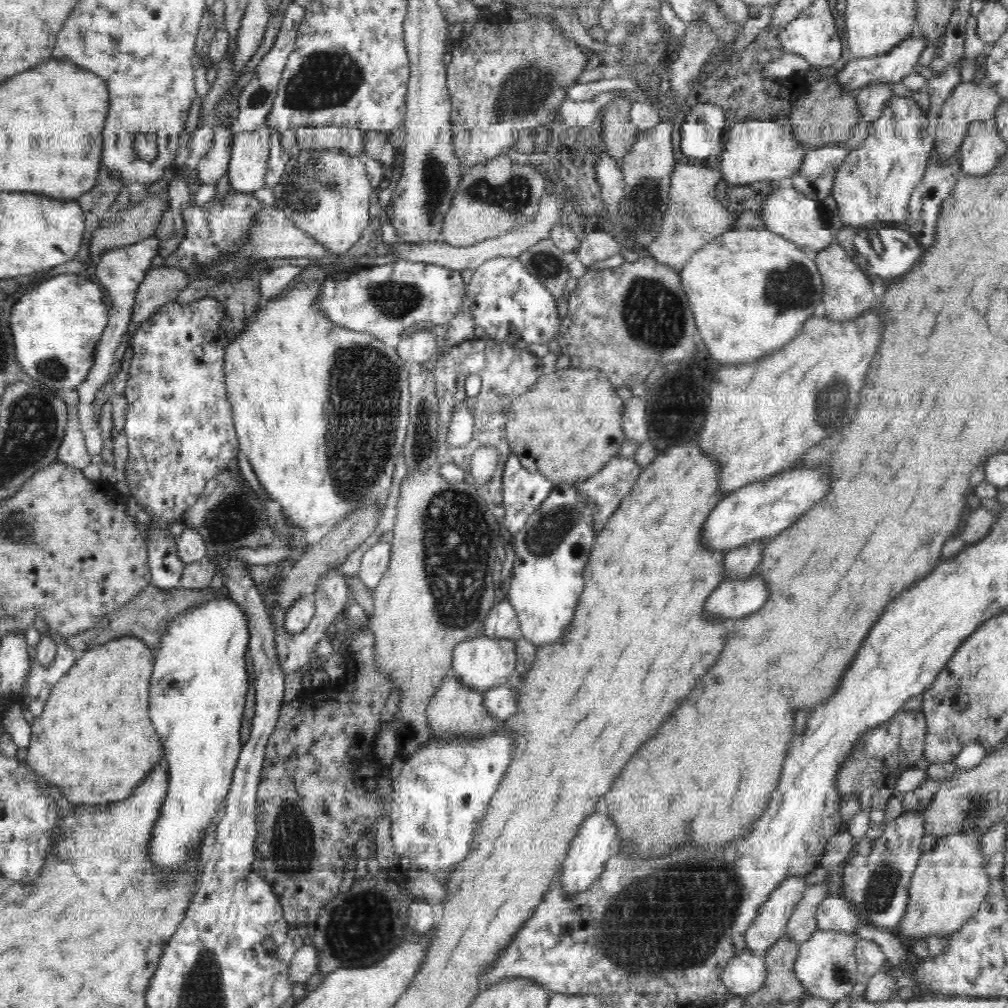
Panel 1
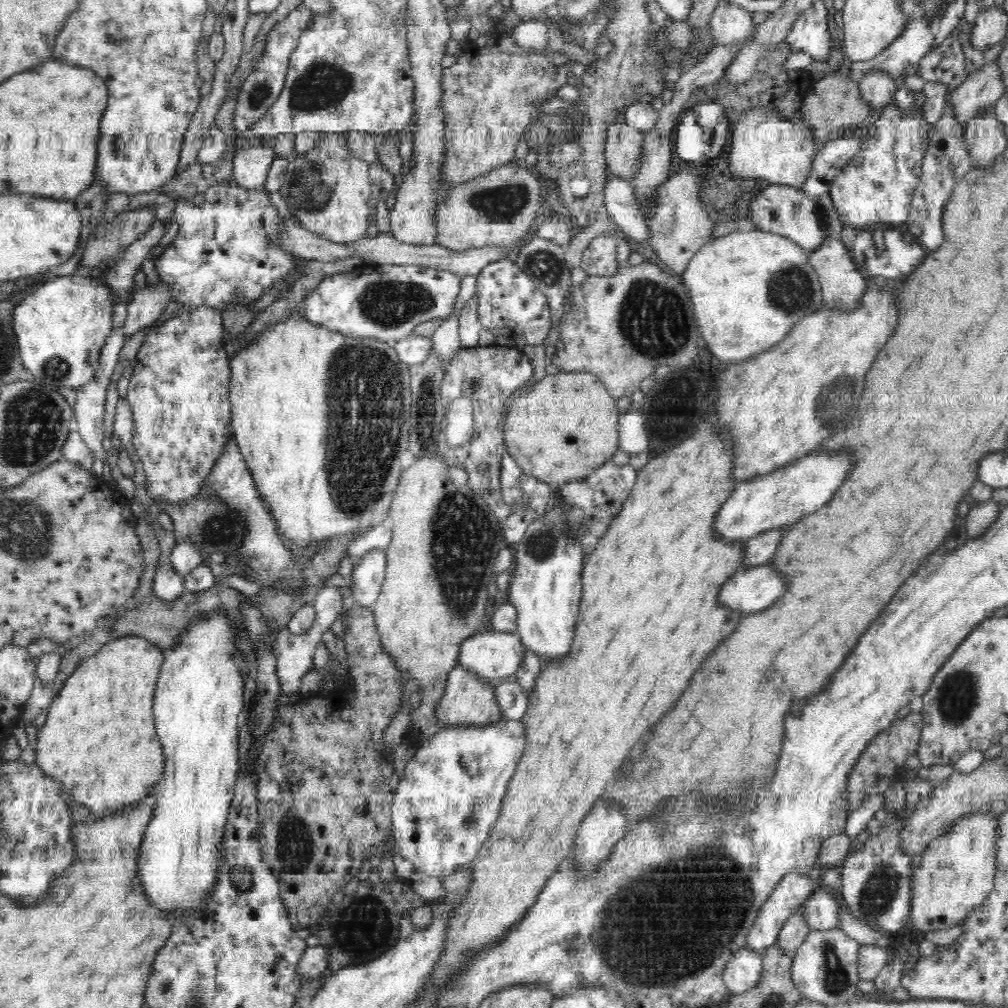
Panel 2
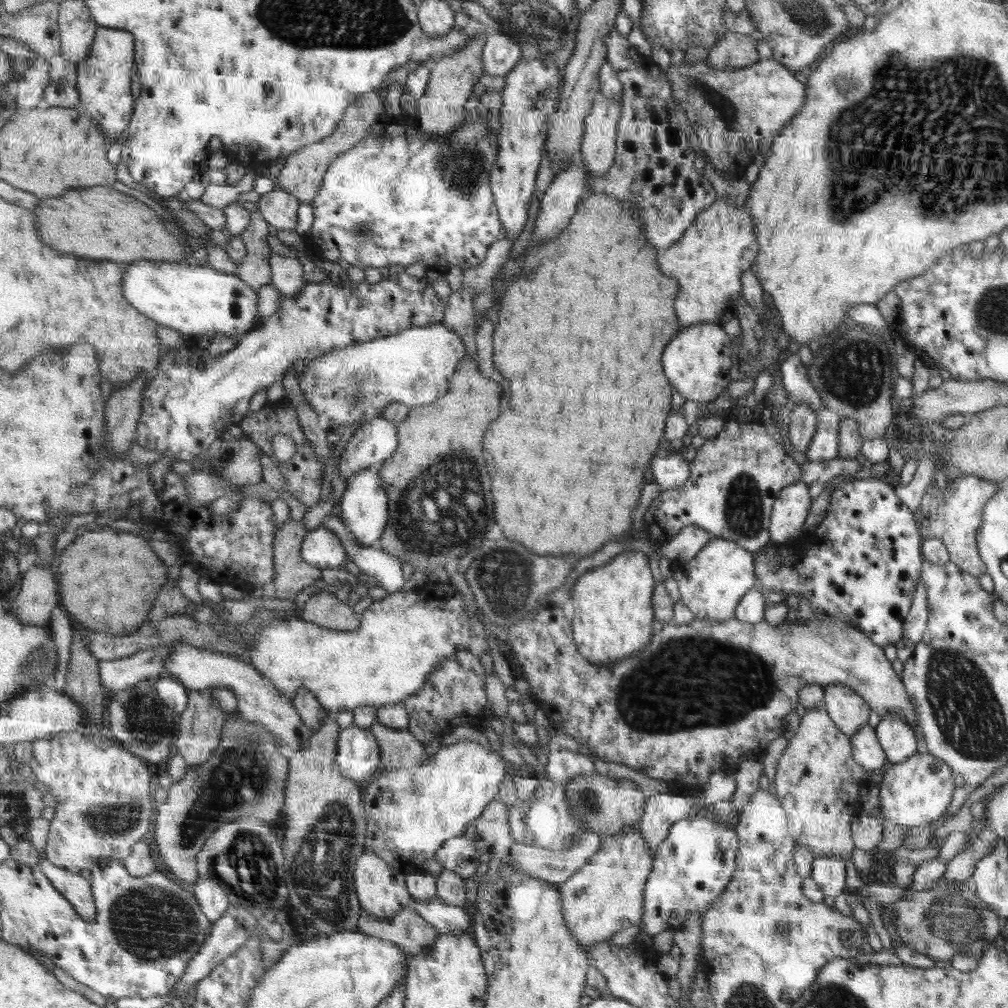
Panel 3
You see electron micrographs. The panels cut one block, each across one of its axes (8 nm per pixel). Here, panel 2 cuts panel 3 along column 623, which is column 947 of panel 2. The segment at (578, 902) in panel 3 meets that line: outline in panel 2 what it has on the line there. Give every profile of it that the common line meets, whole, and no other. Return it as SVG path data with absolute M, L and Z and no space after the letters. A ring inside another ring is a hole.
M975 813L974 816L963 817L955 821L950 830L937 837L921 855L917 870L912 874L912 908L909 911L910 922L914 928L931 932L948 930L959 926L971 916L992 892L996 866L996 839L998 834L998 817Z

